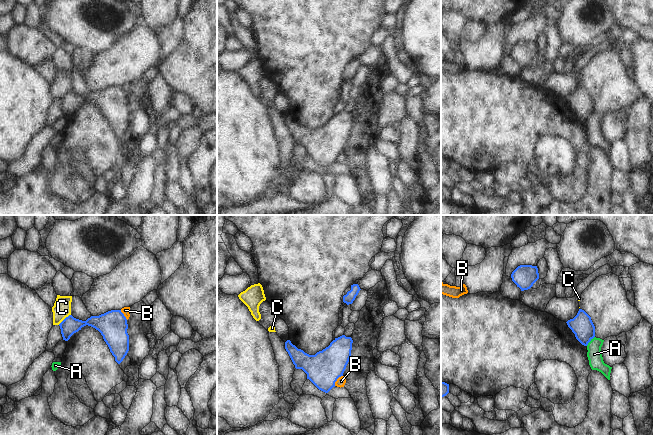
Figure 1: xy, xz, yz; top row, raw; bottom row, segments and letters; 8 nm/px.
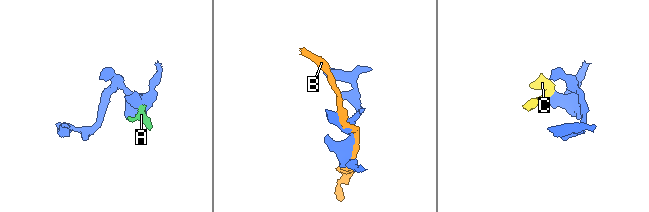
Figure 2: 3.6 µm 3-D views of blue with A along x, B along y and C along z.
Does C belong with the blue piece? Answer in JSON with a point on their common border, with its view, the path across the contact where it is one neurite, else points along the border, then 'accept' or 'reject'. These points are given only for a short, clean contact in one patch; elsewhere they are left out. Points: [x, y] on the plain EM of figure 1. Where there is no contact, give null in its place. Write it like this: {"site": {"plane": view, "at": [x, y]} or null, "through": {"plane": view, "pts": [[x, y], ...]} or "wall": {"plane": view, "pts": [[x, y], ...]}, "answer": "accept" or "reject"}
{"site": {"plane": "xy", "at": [65, 94]}, "wall": {"plane": "xy", "pts": [[70, 90], [58, 100]]}, "answer": "reject"}

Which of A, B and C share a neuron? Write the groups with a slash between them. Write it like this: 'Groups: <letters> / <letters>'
Groups: A / B / C.

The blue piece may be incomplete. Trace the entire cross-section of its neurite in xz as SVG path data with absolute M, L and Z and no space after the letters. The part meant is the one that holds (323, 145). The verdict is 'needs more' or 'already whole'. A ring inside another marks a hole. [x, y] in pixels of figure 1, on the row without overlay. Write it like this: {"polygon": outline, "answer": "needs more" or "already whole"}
{"polygon": "M342 111L335 114L328 123L315 131L309 131L298 125L290 116L285 118L288 128L296 145L302 145L319 166L328 169L335 158L346 145L351 133L353 116Z", "answer": "already whole"}

